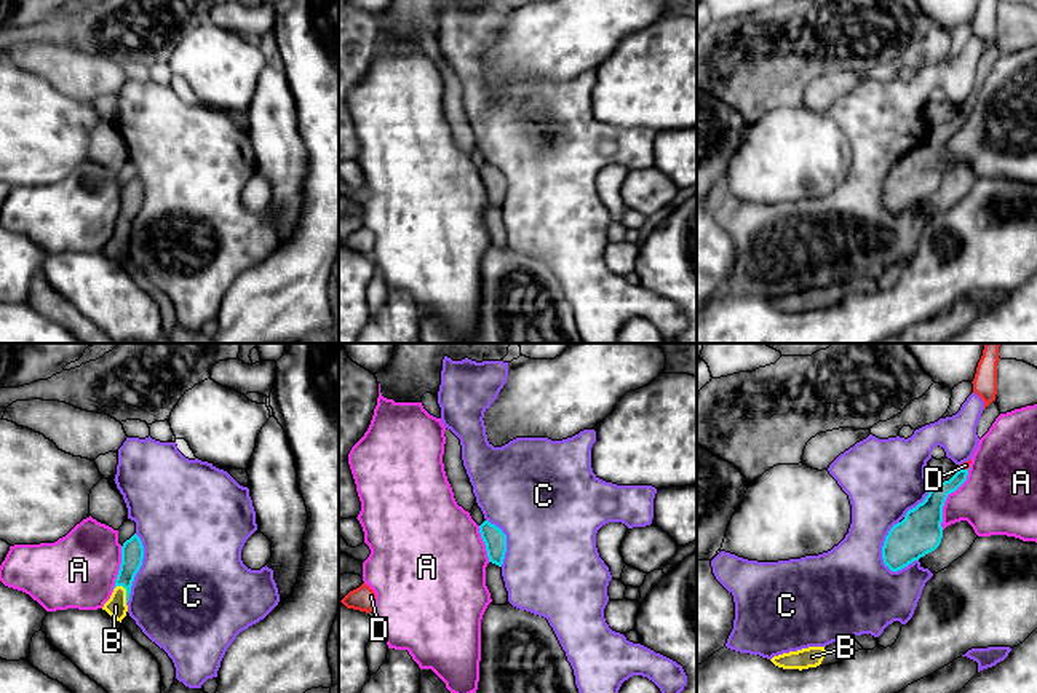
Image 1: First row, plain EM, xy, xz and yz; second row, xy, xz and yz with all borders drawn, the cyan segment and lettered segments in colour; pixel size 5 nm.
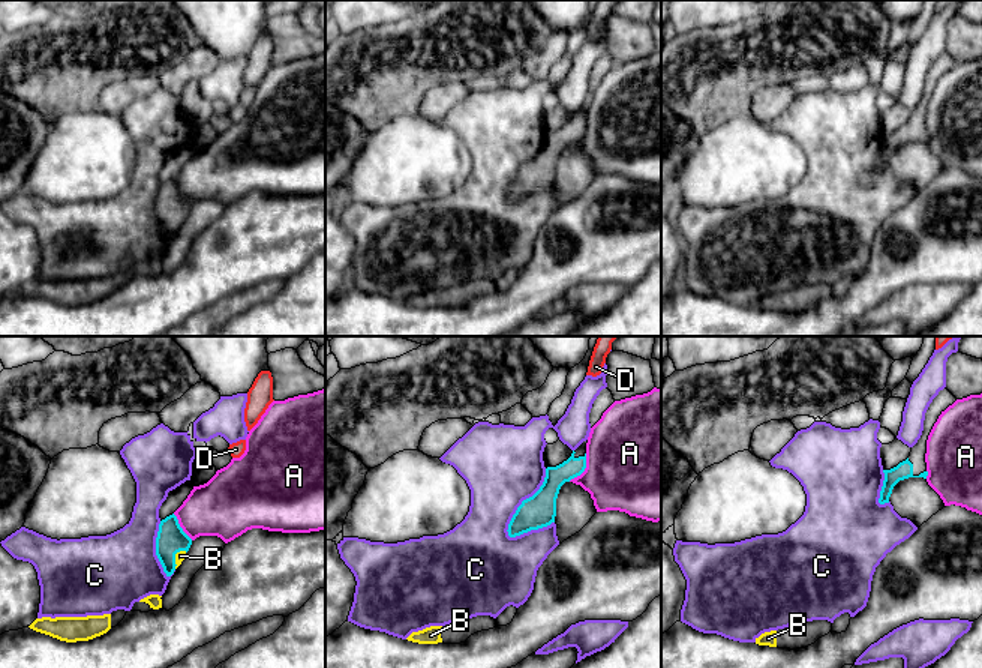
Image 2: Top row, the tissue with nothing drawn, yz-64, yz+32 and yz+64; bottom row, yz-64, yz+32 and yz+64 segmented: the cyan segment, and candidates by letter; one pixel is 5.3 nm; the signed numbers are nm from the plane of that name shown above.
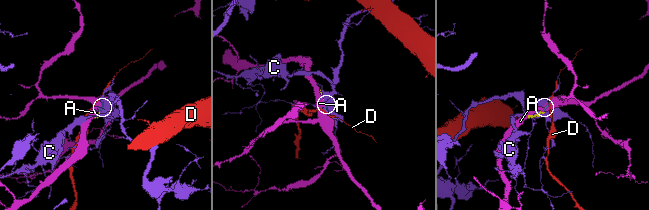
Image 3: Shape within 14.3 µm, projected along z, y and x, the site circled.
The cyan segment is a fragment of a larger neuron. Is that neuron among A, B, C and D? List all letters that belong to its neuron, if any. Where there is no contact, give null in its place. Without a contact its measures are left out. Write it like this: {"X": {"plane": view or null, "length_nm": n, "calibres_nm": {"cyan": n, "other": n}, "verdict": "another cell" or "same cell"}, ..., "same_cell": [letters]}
{"A": {"plane": "yz", "length_nm": 340, "calibres_nm": {"cyan": 220, "other": 360}, "verdict": "another cell"}, "B": {"plane": "xy", "length_nm": 110, "calibres_nm": {"cyan": 110, "other": 100}, "verdict": "same cell"}, "C": {"plane": "yz", "length_nm": 260, "calibres_nm": {"cyan": 220, "other": 400}, "verdict": "another cell"}, "D": {"plane": "yz", "length_nm": 60, "calibres_nm": {"cyan": 110, "other": 40}, "verdict": "another cell"}, "same_cell": ["B"]}

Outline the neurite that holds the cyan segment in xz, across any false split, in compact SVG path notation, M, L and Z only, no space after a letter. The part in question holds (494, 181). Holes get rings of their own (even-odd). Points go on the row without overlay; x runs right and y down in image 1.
M489 163L479 168L479 176L486 187L489 204L502 209L507 195L507 177Z

